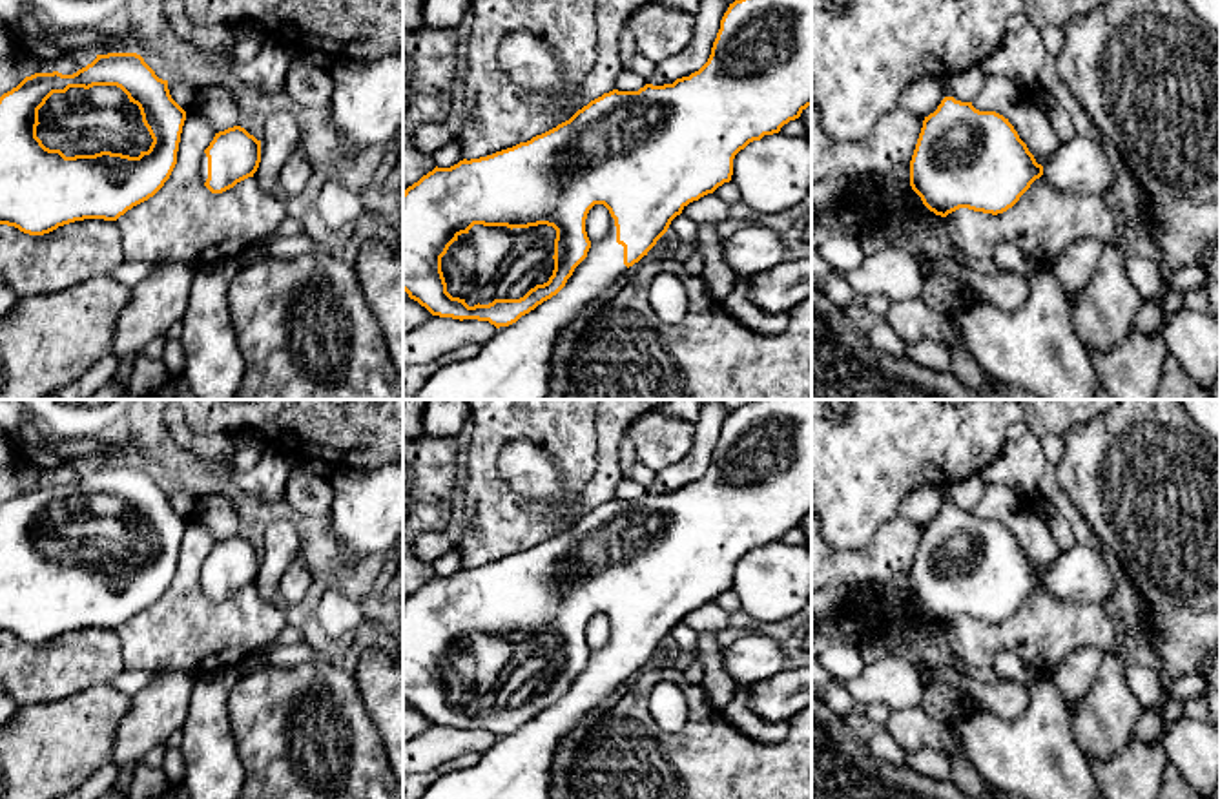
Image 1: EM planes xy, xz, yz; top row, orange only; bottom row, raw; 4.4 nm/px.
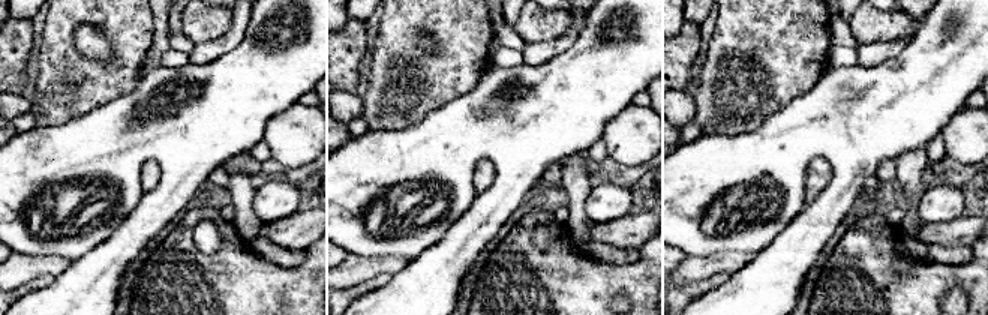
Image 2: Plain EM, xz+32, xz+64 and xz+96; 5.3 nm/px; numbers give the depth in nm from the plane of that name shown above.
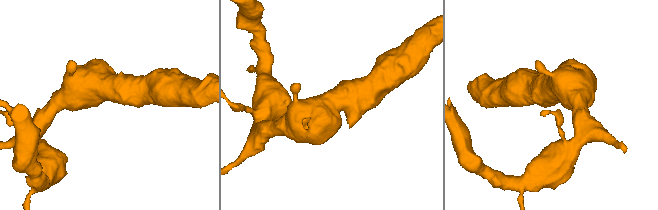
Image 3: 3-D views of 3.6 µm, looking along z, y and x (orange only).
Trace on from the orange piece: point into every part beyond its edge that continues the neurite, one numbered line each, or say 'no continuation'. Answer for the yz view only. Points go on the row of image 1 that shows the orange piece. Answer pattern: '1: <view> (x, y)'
1: yz (1080, 165)

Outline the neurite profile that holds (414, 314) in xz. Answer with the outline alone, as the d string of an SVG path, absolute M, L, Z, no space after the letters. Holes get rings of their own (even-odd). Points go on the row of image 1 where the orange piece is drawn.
M403 297L403 332L410 332L429 321L432 314L410 297Z

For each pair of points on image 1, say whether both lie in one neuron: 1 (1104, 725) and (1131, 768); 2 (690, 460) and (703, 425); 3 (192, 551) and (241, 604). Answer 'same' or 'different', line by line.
1: different
2: same
3: same

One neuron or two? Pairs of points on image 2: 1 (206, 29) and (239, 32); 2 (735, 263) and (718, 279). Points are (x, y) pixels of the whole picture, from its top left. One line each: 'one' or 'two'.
1: two
2: two

